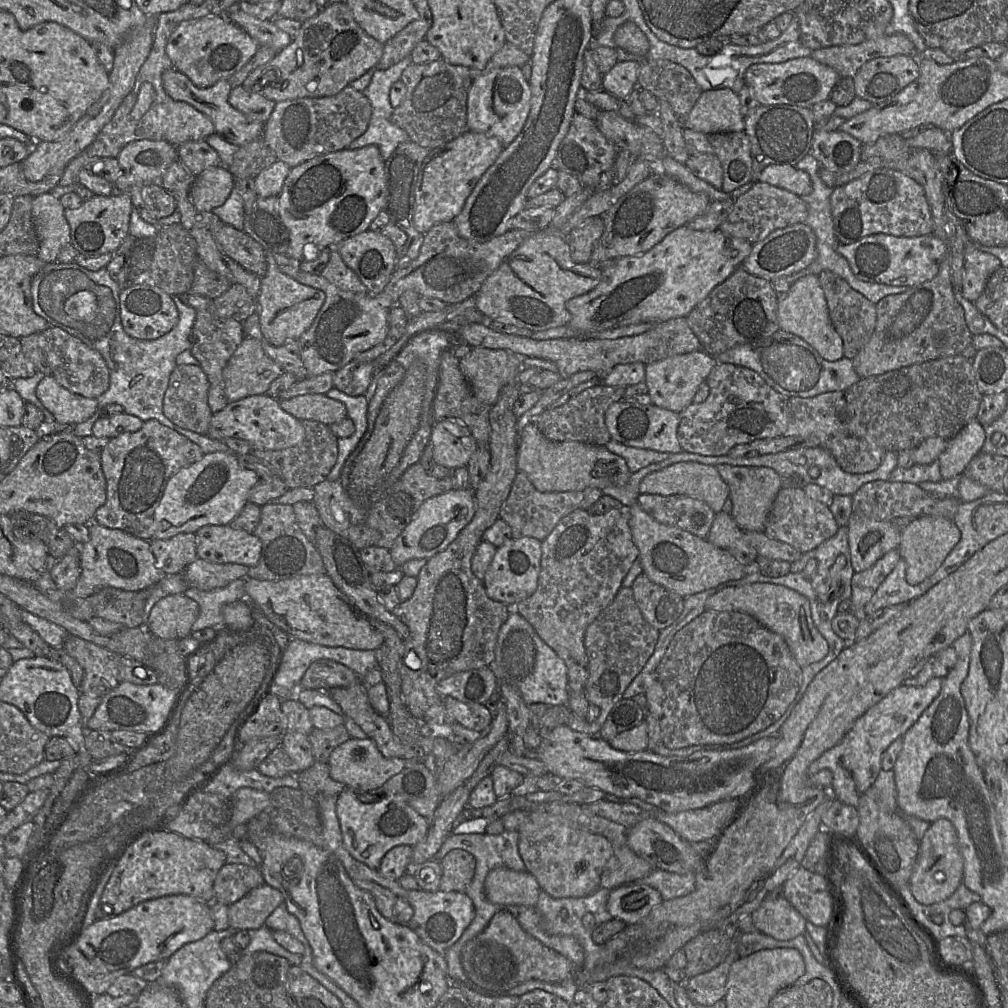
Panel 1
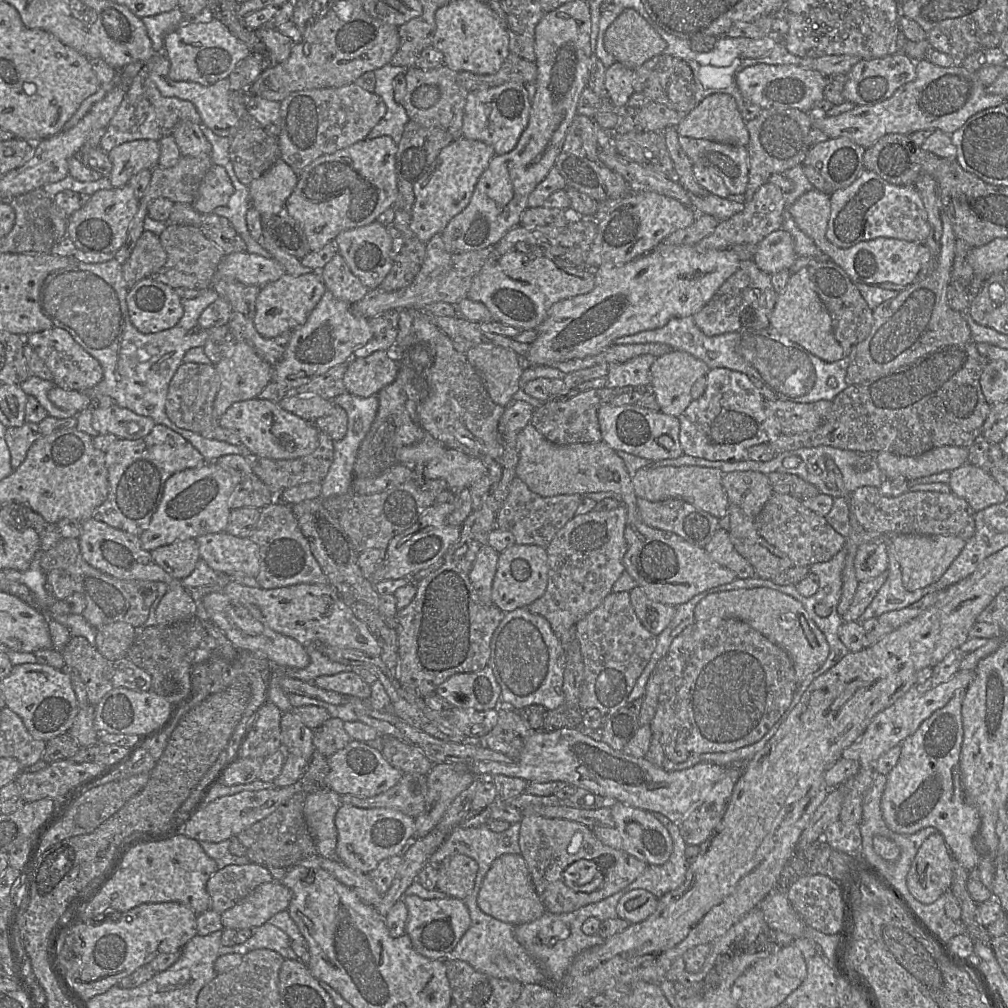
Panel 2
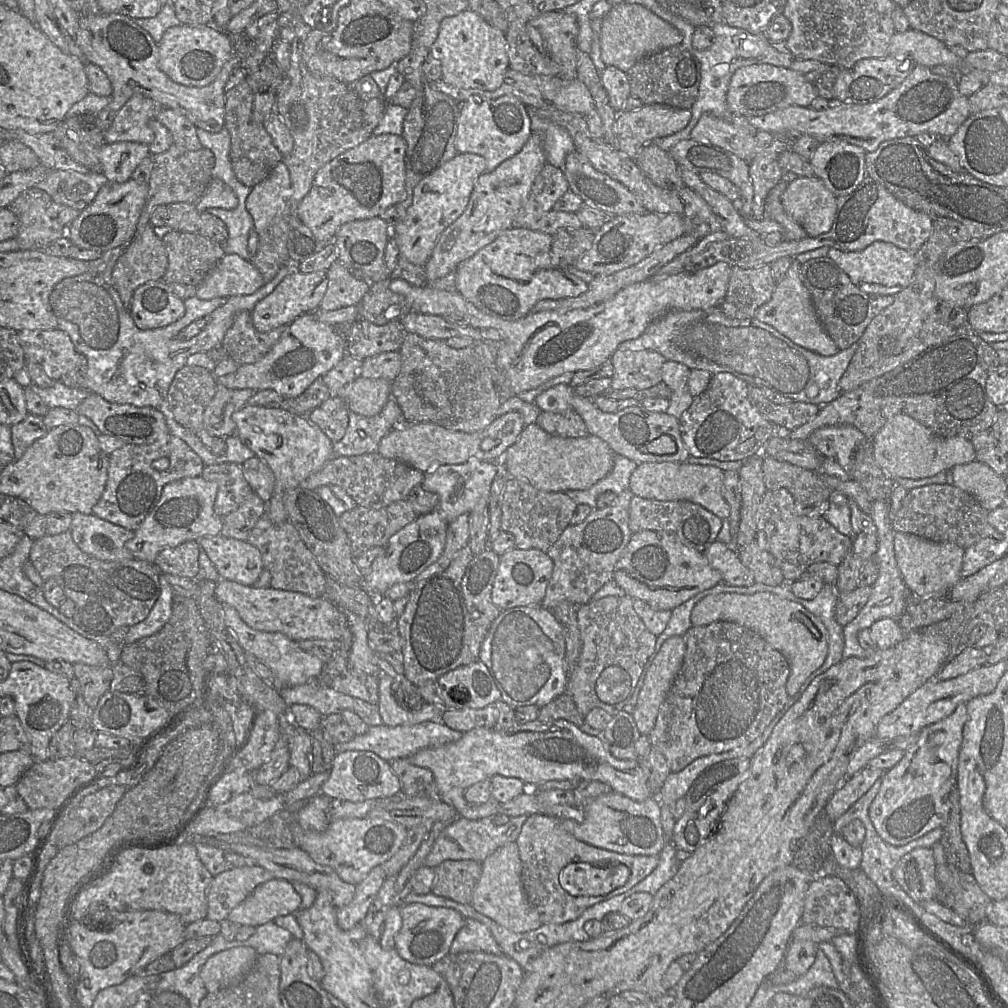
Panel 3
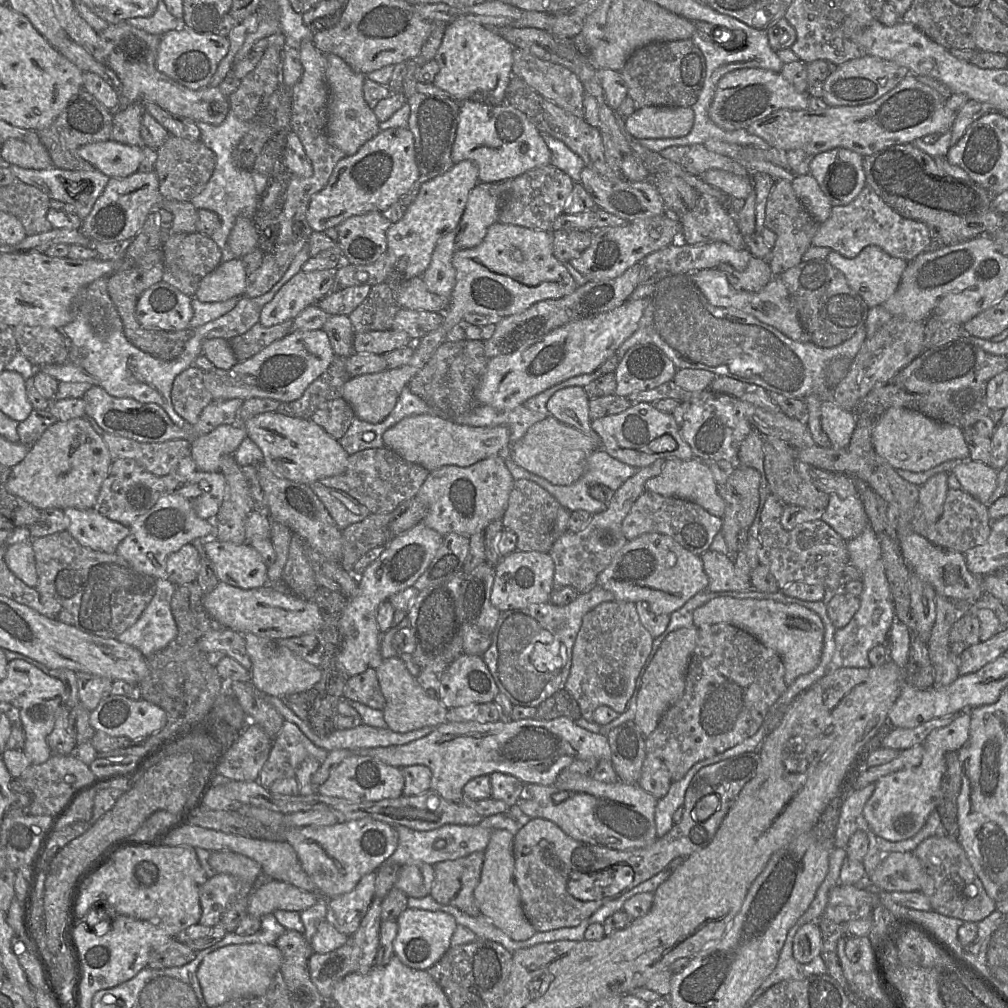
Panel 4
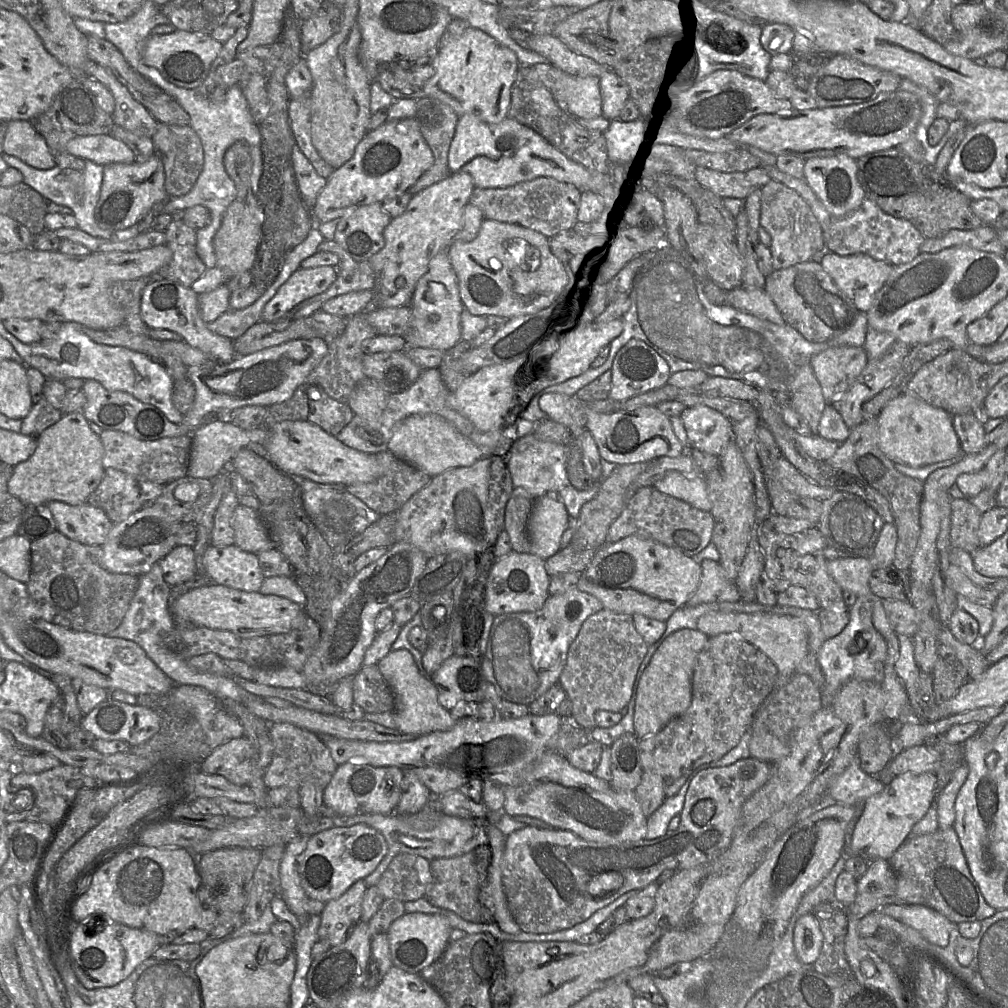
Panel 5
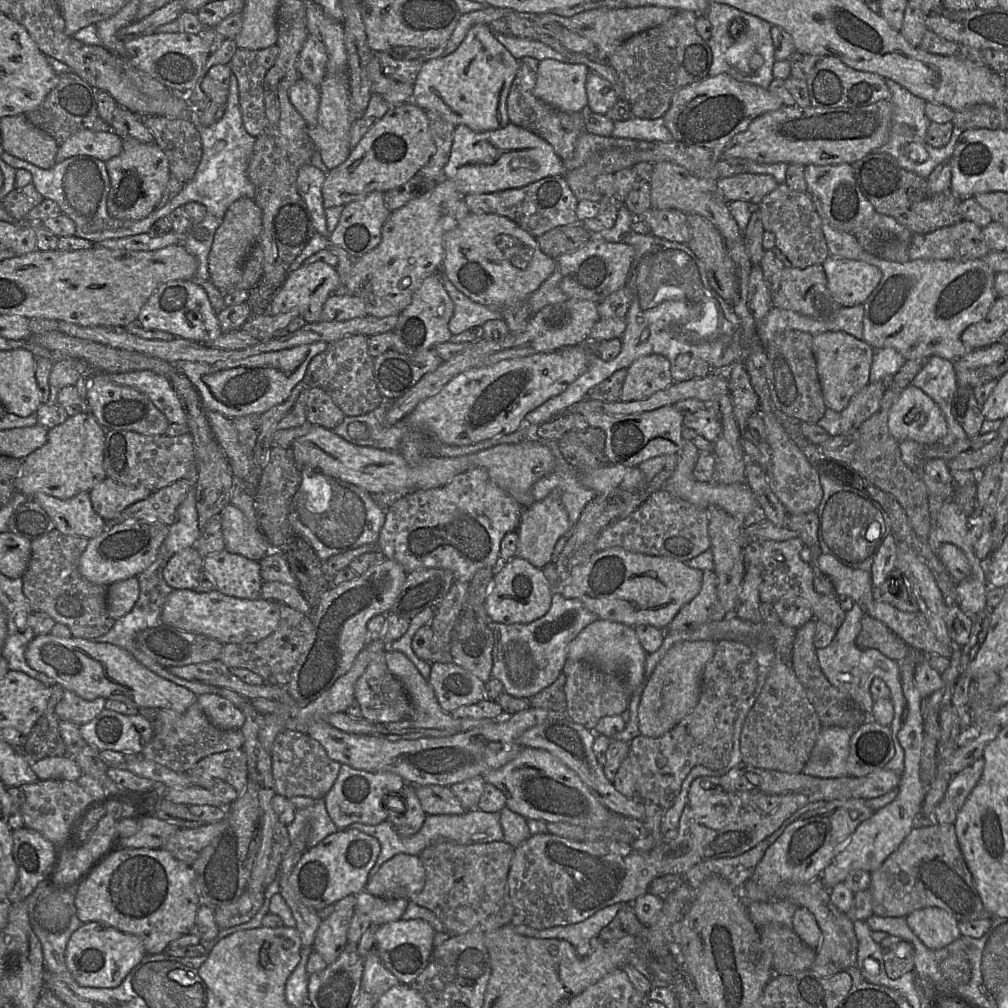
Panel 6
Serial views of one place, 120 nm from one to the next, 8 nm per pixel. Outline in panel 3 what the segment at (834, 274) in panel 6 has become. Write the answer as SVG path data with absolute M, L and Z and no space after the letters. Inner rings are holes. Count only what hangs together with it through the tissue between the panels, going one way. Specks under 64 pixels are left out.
M875 241L861 251L844 252L830 248L827 254L850 278L851 282L868 296L896 295L911 282L915 271L915 253L889 242Z

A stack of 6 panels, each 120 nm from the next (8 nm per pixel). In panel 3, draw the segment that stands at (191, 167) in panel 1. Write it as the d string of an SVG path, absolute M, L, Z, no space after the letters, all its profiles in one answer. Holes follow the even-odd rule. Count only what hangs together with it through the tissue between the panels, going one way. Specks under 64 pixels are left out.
M163 108L156 119L167 127L174 144L193 151L203 147L197 135L197 127L185 115L170 108Z

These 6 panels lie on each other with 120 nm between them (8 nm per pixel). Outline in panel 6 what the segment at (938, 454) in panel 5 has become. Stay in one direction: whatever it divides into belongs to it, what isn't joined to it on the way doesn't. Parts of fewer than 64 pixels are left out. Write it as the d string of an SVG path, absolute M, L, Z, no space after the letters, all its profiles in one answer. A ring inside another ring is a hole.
M914 385L903 389L891 407L888 428L898 442L913 440L924 445L937 443L948 432L940 407Z

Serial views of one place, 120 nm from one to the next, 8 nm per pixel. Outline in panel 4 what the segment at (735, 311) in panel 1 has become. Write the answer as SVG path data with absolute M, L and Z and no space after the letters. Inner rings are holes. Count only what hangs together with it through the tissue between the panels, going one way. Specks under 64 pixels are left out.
M751 257L744 271L737 271L728 264L721 264L718 268L728 278L730 285L741 291L758 292L773 278L768 261Z

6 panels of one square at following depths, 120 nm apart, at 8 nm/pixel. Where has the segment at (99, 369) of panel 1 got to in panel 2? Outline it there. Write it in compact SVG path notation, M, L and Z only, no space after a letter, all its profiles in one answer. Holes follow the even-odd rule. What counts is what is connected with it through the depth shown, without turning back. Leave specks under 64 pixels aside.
M58 327L30 334L24 338L53 375L56 386L65 390L88 391L103 379L103 369L100 363L79 345L71 334Z

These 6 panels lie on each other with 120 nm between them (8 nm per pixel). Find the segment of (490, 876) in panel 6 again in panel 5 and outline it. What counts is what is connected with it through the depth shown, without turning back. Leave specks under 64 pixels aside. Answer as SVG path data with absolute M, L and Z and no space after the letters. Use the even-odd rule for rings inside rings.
M481 845L460 856L431 860L431 883L425 898L431 905L452 911L465 921L481 924L494 922L490 910L479 902L479 892L487 878L491 856L489 845Z

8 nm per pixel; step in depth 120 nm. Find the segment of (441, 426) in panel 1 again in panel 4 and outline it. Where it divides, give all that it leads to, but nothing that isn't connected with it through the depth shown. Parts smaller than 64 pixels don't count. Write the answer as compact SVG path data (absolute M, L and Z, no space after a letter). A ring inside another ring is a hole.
M497 455L468 467L443 466L428 474L415 496L427 507L421 522L442 536L457 533L469 538L475 533L484 532L492 521L502 519L514 481L504 459Z

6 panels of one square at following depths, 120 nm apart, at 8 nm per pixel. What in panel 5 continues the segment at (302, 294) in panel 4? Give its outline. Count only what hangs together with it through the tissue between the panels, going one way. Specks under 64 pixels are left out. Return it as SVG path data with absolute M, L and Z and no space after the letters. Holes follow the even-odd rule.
M318 266L296 270L265 305L262 320L278 321L295 306L326 291L337 279L338 269Z

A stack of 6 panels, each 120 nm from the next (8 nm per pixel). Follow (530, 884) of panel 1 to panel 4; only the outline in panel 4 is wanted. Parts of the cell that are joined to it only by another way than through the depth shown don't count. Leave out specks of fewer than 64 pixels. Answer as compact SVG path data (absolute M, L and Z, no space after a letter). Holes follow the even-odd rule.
M496 829L484 851L479 884L474 890L474 897L480 914L490 919L506 935L516 941L531 938L536 930L525 916L518 886L514 879L514 836L507 830Z

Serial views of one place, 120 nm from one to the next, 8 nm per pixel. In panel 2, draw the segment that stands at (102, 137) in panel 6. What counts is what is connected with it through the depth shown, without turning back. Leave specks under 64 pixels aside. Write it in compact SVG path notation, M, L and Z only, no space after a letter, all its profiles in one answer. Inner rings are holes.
M140 139L125 142L109 151L108 157L112 162L110 182L115 188L123 187L141 170L153 170L159 165L159 141Z

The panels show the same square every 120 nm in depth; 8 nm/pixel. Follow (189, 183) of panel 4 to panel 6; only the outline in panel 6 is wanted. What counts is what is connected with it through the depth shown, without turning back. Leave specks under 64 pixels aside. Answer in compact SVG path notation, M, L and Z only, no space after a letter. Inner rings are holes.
M141 116L169 161L170 173L183 184L191 181L202 157L200 132L190 120Z

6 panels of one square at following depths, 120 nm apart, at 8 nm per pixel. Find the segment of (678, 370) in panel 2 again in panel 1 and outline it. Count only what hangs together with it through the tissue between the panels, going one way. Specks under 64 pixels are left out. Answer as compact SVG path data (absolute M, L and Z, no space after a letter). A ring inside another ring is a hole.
M704 350L674 355L646 365L645 383L652 404L680 413L693 402L701 383L705 382L717 360Z

